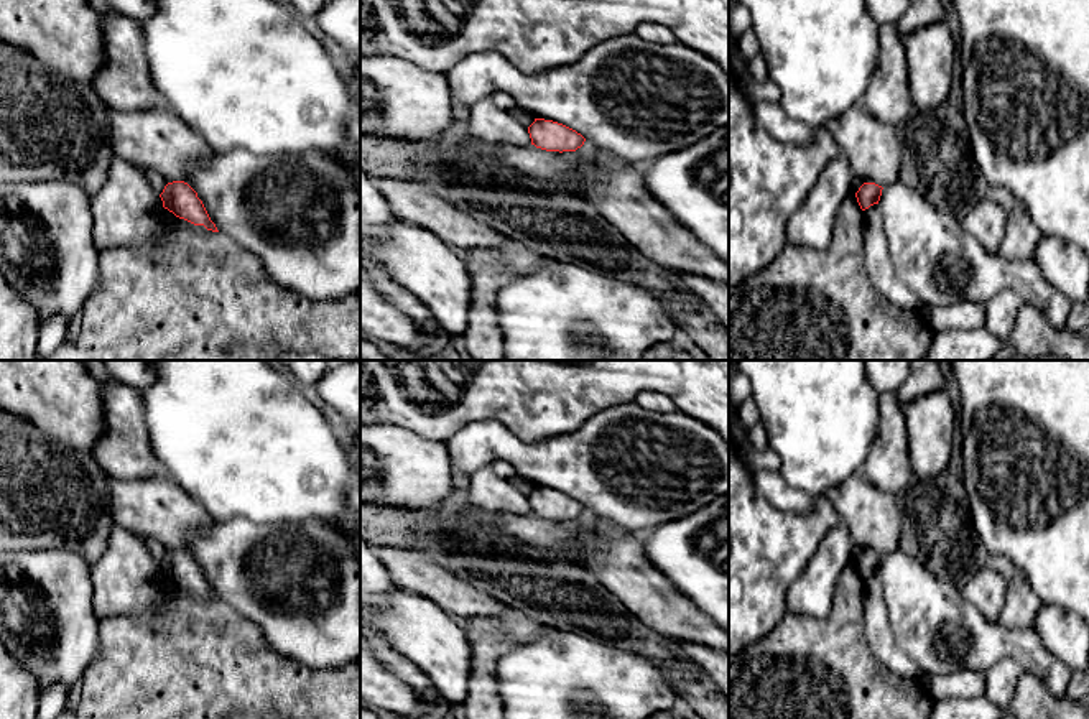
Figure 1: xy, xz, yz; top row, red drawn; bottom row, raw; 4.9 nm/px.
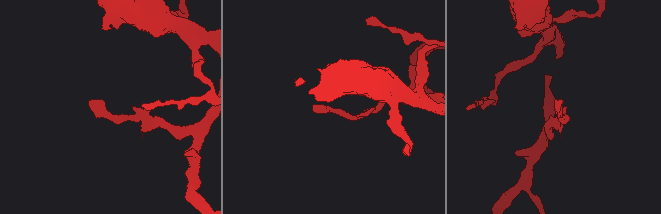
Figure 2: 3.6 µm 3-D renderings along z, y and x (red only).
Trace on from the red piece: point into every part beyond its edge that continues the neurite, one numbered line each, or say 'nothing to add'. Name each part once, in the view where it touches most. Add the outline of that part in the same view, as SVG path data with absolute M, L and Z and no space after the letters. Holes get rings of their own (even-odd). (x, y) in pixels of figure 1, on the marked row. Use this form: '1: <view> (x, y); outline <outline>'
nothing to add

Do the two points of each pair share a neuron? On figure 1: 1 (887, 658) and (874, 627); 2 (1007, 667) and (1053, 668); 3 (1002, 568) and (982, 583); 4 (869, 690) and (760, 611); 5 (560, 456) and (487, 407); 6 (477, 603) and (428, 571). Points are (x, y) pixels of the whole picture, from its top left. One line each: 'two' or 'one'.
1: one
2: two
3: two
4: two
5: two
6: one

